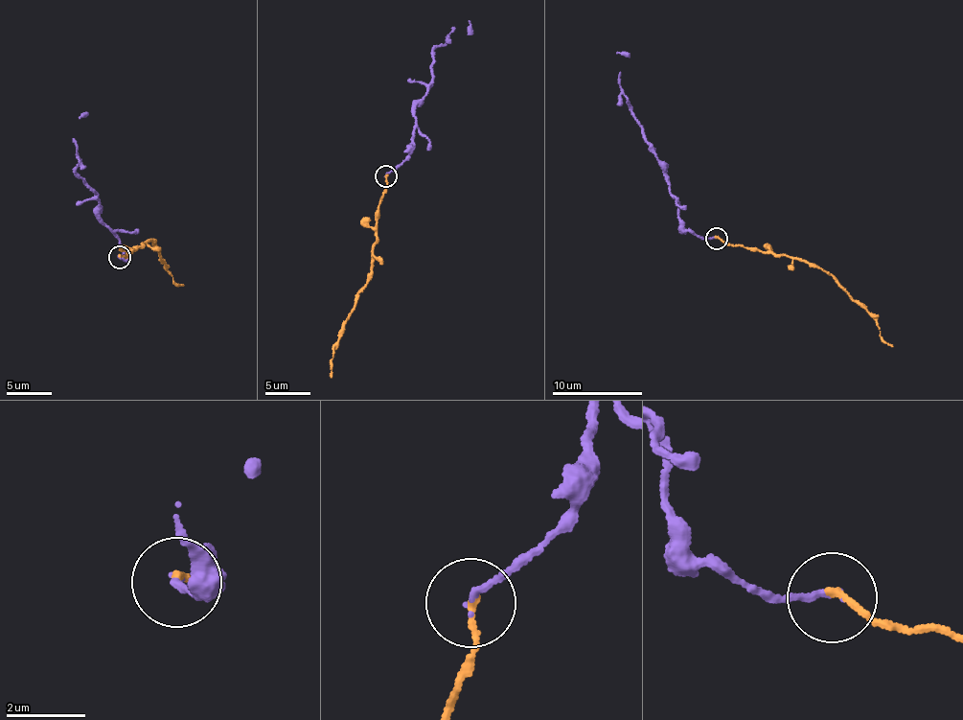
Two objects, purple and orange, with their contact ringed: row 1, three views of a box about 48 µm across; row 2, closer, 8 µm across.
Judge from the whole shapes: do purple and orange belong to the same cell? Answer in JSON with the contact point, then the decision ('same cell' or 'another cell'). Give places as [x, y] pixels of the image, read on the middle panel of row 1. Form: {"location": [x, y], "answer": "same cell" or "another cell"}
{"location": [386, 175], "answer": "same cell"}

